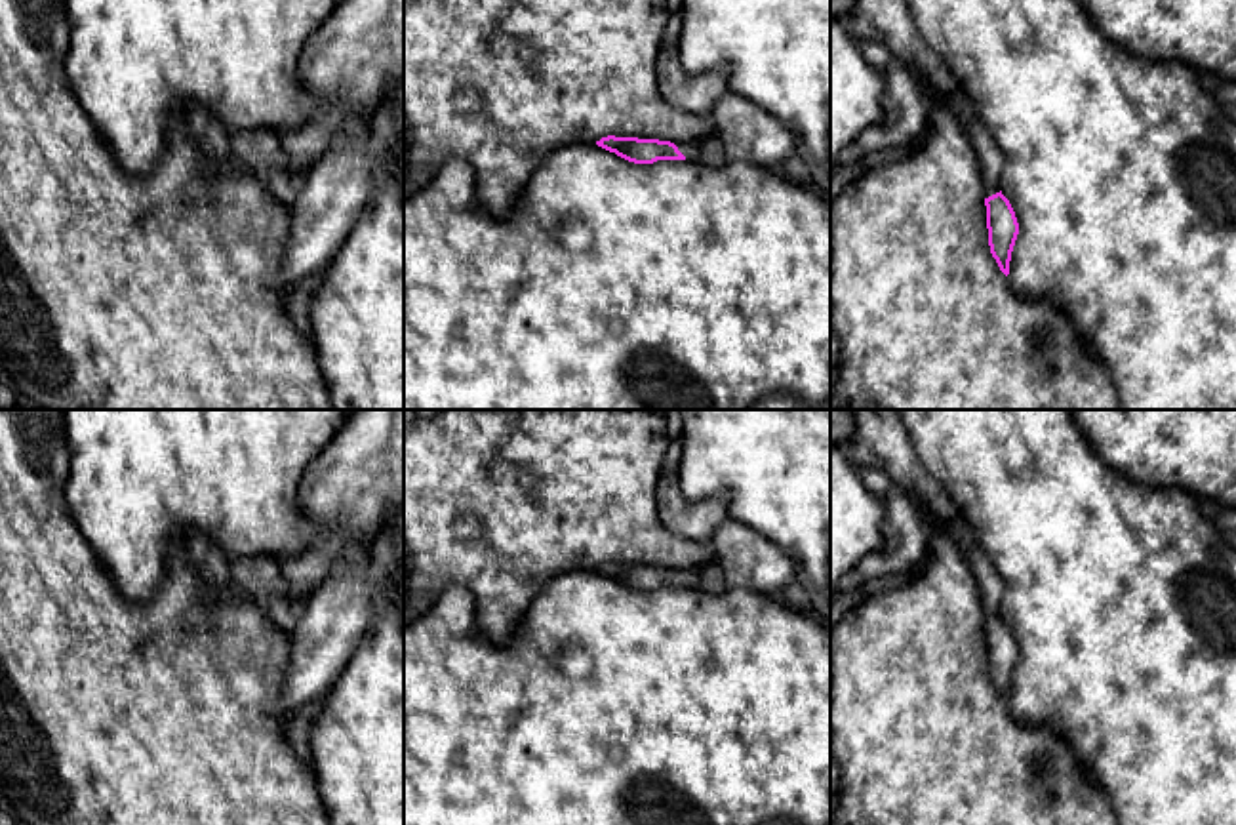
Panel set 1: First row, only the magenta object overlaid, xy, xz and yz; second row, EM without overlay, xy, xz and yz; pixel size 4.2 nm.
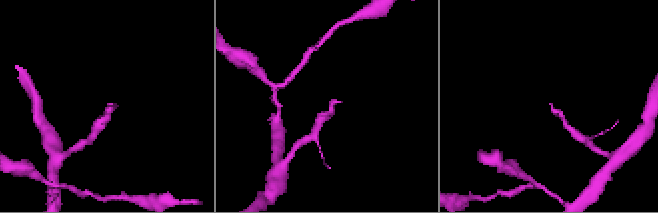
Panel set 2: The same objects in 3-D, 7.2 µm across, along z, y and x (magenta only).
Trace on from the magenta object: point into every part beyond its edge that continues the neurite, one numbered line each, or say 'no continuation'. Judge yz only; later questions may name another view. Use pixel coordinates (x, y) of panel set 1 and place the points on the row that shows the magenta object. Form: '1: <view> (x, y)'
1: yz (890, 21)

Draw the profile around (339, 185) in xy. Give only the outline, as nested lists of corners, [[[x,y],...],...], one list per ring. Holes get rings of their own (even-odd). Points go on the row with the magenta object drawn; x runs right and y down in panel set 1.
[[[371,116],[347,118],[289,206],[289,231],[276,284],[284,295],[303,278],[328,269],[369,204],[373,191],[369,130]]]

